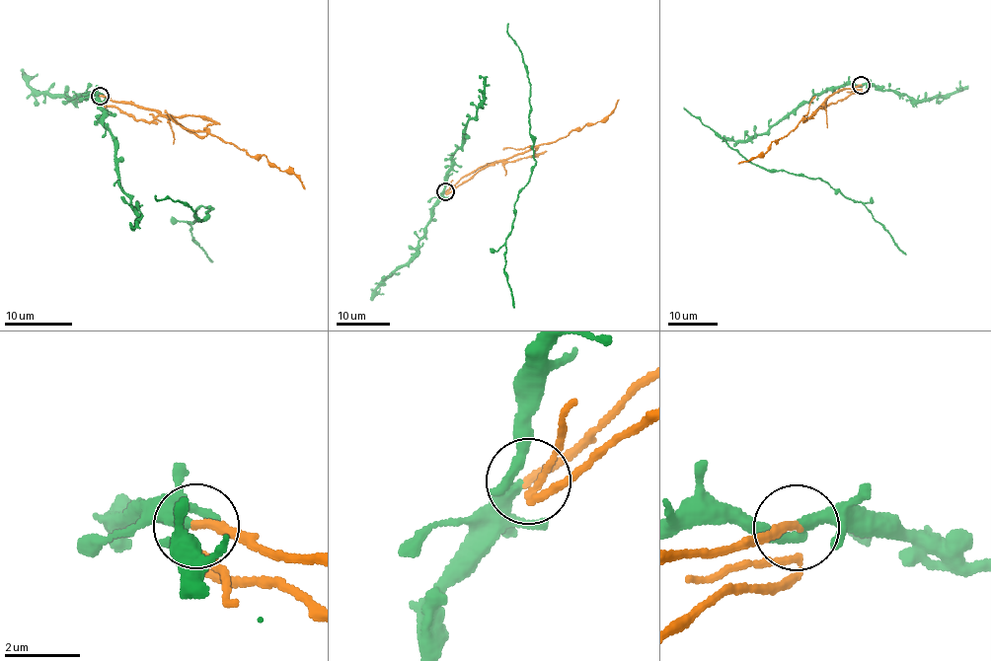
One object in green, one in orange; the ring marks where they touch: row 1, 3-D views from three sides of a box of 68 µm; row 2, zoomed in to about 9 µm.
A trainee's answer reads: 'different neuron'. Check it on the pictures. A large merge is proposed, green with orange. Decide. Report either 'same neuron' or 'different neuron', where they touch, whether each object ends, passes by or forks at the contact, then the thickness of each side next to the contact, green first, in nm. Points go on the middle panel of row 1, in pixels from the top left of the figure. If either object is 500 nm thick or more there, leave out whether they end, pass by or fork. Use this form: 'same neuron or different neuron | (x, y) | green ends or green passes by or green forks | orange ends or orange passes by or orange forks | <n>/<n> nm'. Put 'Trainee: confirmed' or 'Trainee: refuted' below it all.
different neuron | (445, 191) | green passes by | orange forks | 260/140 nm
Trainee: confirmed

